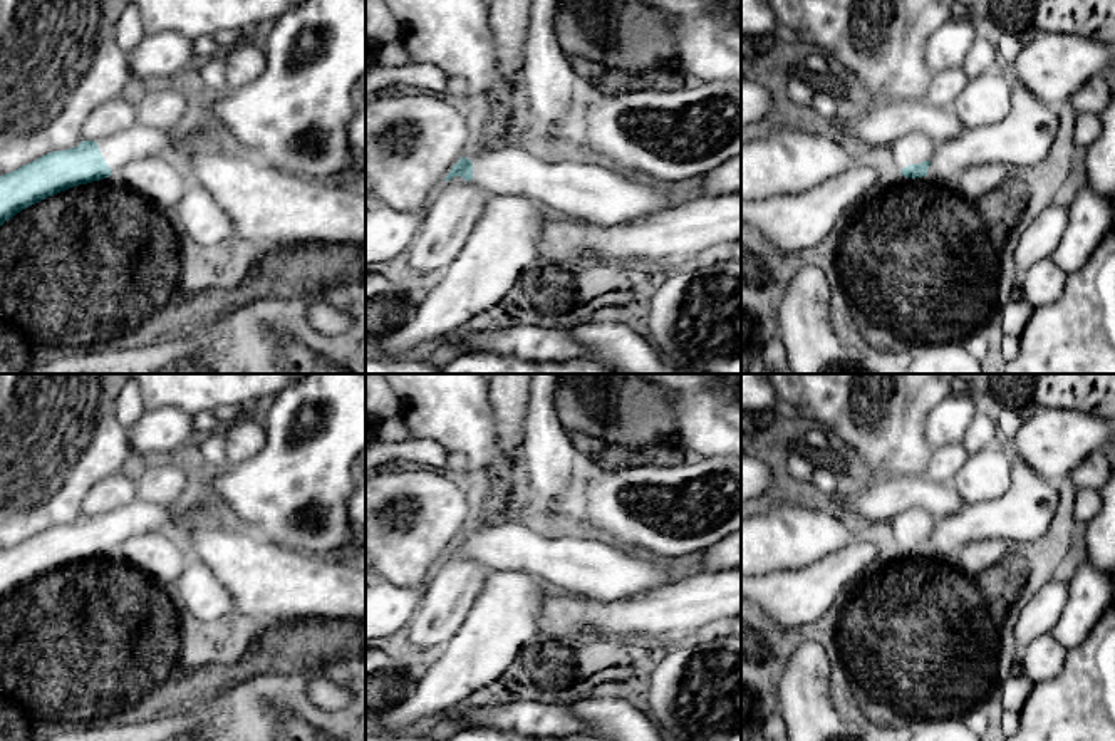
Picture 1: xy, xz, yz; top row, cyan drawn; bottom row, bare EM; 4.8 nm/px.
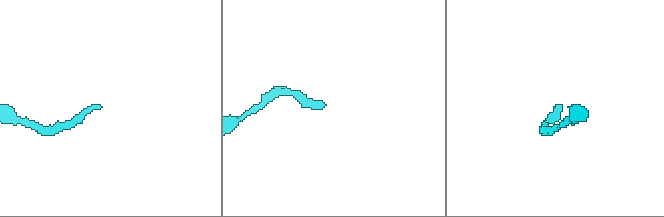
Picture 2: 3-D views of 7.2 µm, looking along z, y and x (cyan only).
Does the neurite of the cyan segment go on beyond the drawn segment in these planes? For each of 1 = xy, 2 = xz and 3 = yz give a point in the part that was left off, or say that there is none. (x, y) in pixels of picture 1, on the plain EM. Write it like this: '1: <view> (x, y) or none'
1: xy (123, 525)
2: xz (575, 562)
3: yz (914, 523)

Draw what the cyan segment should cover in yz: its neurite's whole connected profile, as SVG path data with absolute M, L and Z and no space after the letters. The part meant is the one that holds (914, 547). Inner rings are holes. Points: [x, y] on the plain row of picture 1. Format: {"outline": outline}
{"outline": "M910 508L895 516L887 526L885 533L895 547L907 553L927 552L932 531L937 521L922 508Z"}

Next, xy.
{"outline": "M201 490L186 500L159 506L143 500L101 516L82 516L77 523L49 528L0 552L0 602L22 585L69 563L124 548L146 533L176 533L181 528L228 521L228 515Z"}

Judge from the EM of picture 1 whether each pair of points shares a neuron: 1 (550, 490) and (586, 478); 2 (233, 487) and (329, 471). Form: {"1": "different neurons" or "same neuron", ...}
{"1": "different neurons", "2": "same neuron"}

